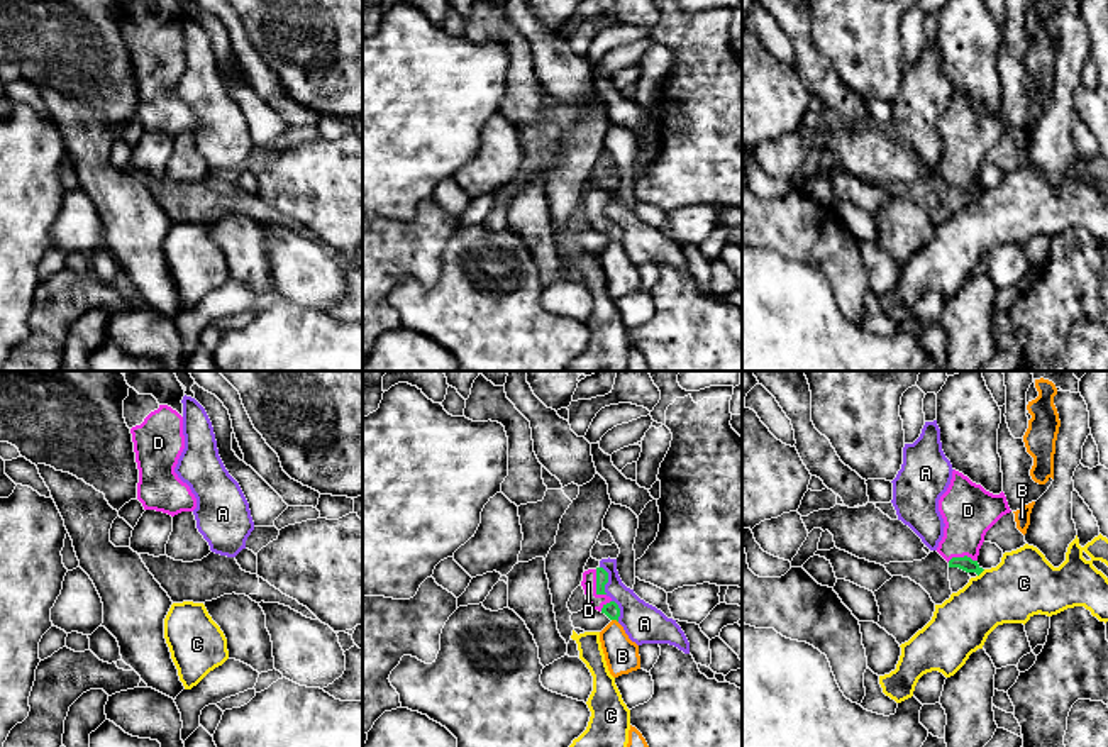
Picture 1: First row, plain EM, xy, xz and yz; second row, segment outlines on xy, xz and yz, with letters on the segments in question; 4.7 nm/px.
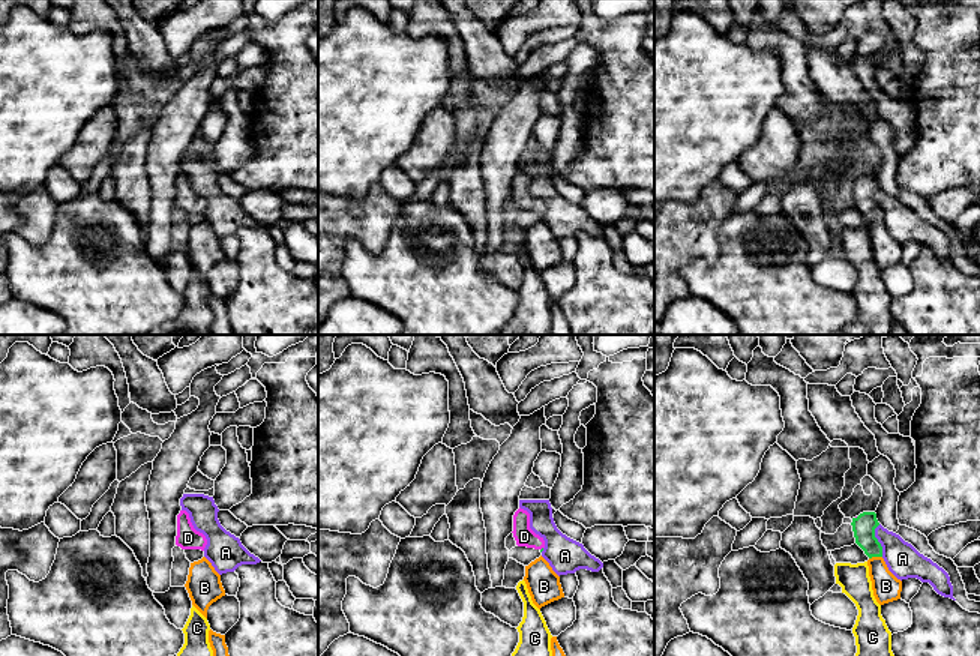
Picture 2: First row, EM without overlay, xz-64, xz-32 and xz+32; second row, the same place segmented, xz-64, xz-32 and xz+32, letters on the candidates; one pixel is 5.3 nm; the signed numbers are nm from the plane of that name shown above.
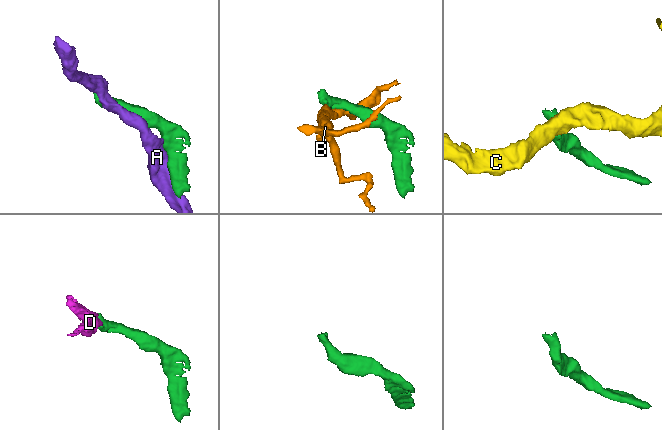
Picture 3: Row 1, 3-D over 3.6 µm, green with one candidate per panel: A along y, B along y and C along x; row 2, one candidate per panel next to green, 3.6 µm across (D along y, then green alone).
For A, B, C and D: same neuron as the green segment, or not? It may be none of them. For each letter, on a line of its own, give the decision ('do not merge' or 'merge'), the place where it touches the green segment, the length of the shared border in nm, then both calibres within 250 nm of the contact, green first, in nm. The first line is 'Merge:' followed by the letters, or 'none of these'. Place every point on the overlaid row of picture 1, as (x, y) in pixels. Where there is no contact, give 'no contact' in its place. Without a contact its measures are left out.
Merge: D
A: do not merge | xz (607, 580) | 140 nm | 60/180 nm
B: do not merge | xz (615, 619) | 40 nm | 70/160 nm
C: do not merge | yz (981, 571) | 50 nm | 70/300 nm
D: merge | xz (597, 585) | 140 nm | 60/70 nm

